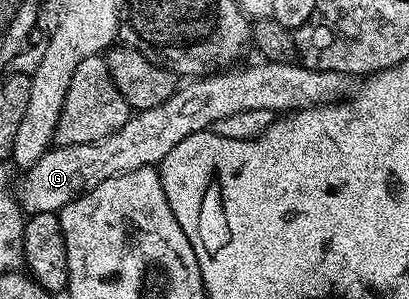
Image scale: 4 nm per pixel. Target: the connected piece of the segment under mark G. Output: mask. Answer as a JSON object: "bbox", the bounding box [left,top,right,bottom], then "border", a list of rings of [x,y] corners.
{"bbox":[16,62,352,214],"border":[[[301,62],[257,63],[239,72],[218,70],[183,83],[186,85],[183,88],[181,85],[160,106],[152,106],[143,112],[135,111],[130,120],[116,130],[116,134],[108,134],[108,138],[100,138],[100,142],[51,147],[31,168],[21,173],[22,181],[18,188],[16,184],[18,207],[26,214],[61,213],[65,204],[91,192],[108,178],[161,165],[172,146],[182,142],[188,134],[213,129],[216,122],[230,115],[254,110],[284,114],[299,108],[317,108],[320,104],[341,101],[351,91],[352,80],[345,72],[312,70]]]}

